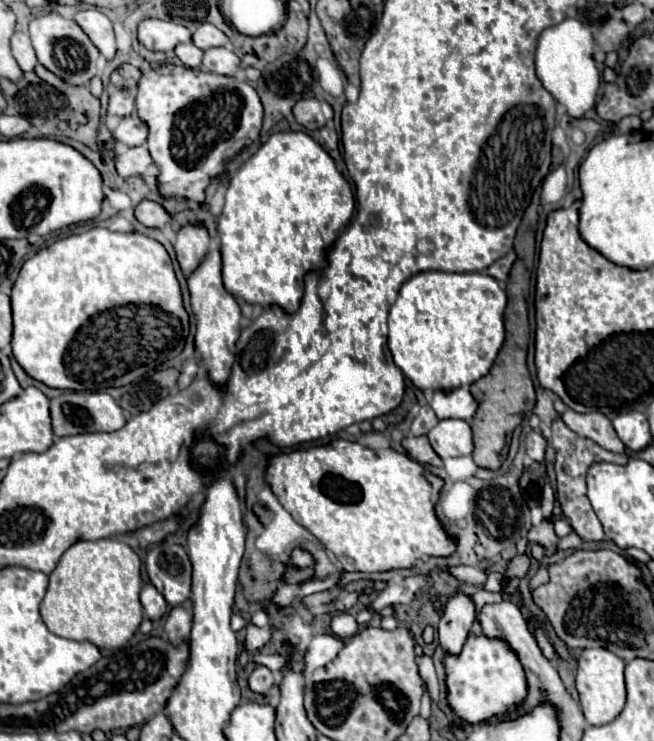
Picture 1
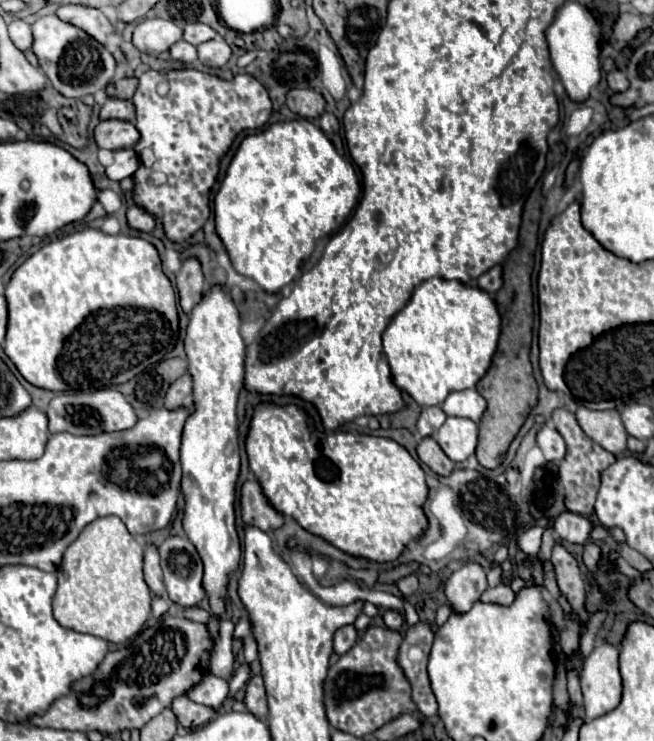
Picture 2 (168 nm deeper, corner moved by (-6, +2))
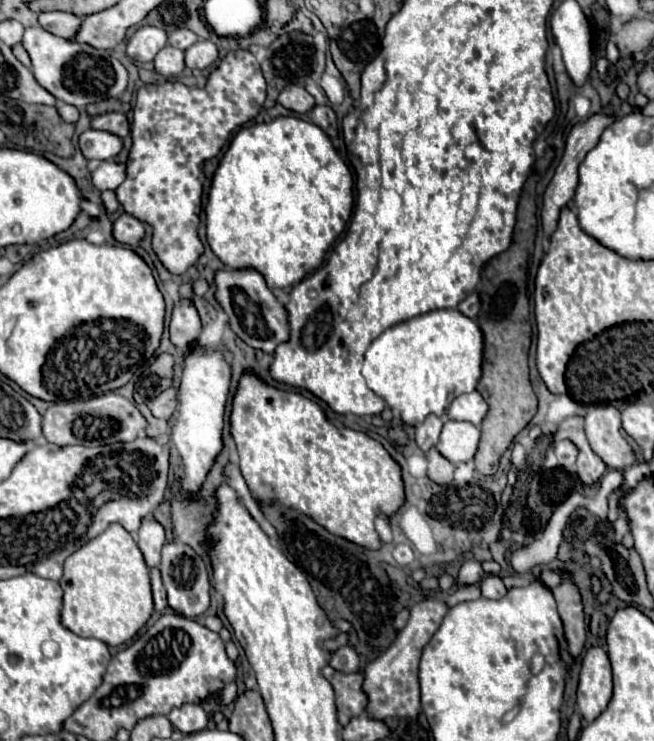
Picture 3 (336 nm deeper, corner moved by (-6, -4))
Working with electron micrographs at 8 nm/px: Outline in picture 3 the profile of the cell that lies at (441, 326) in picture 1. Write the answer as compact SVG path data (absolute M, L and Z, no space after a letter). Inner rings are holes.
M456 309L430 311L426 315L418 315L414 319L402 321L386 329L368 347L362 369L368 387L378 397L382 397L390 409L398 411L400 419L406 425L418 425L428 415L444 417L454 397L476 389L480 373L482 373L482 331L478 329L478 323L474 319L464 317Z

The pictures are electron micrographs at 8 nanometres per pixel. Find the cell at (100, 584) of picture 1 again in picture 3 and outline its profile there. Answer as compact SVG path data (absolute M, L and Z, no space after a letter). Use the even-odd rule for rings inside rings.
M112 523L64 561L60 585L64 589L62 623L80 637L100 639L112 647L133 640L154 611L144 555L120 523Z

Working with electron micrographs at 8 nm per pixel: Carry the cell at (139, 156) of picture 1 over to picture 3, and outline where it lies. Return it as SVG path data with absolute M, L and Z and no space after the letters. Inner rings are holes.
M108 159L108 161L102 161L100 167L92 173L92 183L98 191L116 189L122 183L122 177L126 177L124 175L124 165Z

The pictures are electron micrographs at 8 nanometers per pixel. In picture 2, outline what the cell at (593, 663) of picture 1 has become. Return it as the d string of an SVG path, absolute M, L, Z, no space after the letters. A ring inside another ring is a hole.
M602 643L592 649L580 671L586 719L602 717L614 711L622 699L622 677L618 665L620 653L614 645Z

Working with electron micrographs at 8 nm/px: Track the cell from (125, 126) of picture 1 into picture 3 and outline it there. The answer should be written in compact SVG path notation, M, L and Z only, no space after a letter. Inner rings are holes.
M86 129L78 137L78 145L86 159L100 159L100 161L114 159L122 149L122 141L118 141L118 137L96 129Z

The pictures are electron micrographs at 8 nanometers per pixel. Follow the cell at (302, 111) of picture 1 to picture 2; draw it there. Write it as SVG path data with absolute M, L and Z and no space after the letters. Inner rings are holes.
M294 89L290 95L286 95L286 105L292 113L304 119L318 119L324 113L326 101L314 89Z

